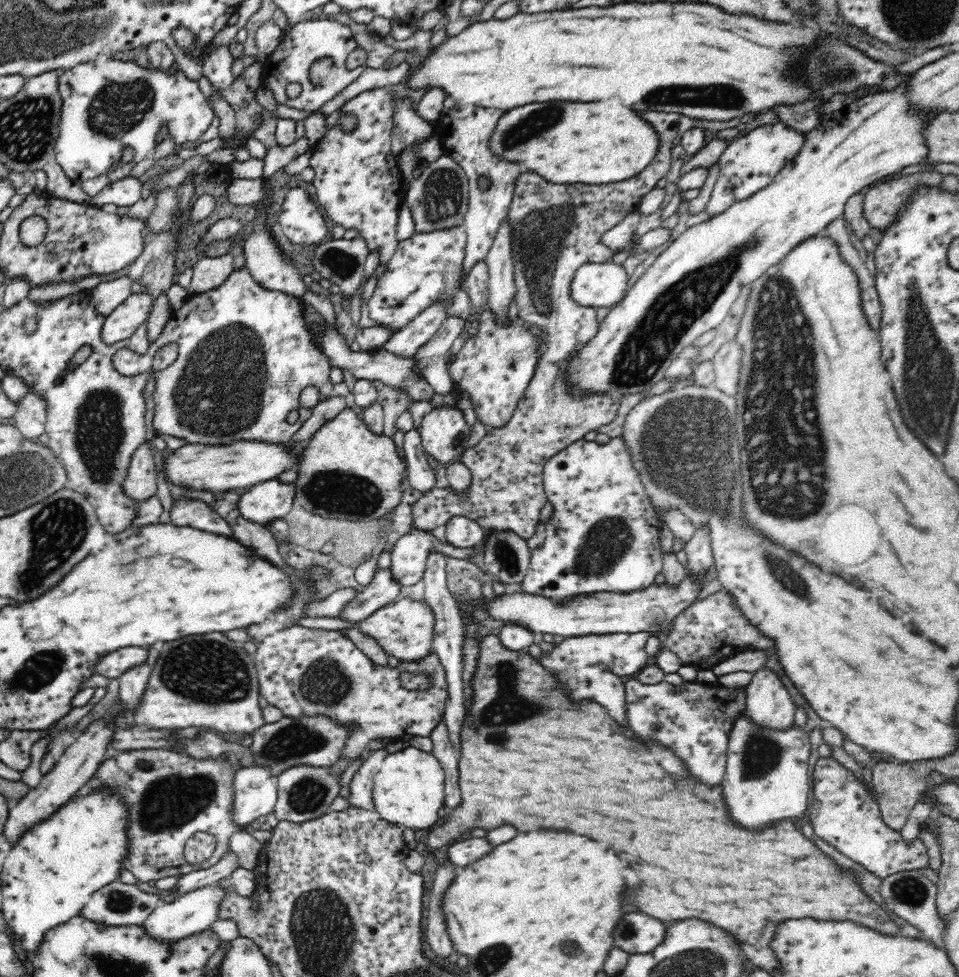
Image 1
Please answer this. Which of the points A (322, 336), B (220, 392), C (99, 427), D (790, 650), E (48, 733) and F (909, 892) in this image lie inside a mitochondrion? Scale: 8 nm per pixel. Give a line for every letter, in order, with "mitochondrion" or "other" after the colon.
A: other
B: mitochondrion
C: mitochondrion
D: other
E: other
F: mitochondrion

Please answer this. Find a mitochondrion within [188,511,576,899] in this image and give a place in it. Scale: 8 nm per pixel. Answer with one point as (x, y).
(510, 707)

